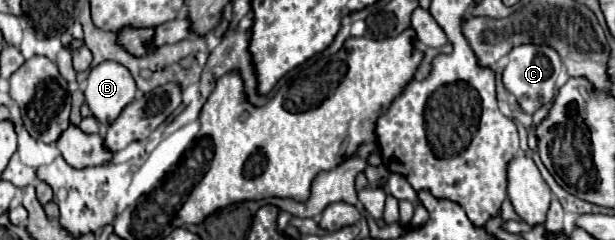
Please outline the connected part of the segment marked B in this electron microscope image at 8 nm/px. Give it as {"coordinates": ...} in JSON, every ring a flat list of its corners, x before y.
{"coordinates":[[99,63,87,75,85,99,91,115,97,117,103,125,115,121,123,107,135,99,135,93,135,81,127,67,123,67,121,63]]}

